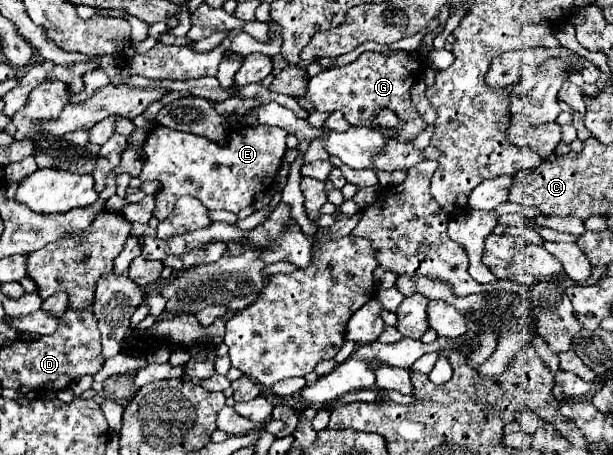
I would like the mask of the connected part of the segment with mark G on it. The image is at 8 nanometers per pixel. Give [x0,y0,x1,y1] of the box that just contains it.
[305,50,427,142]

